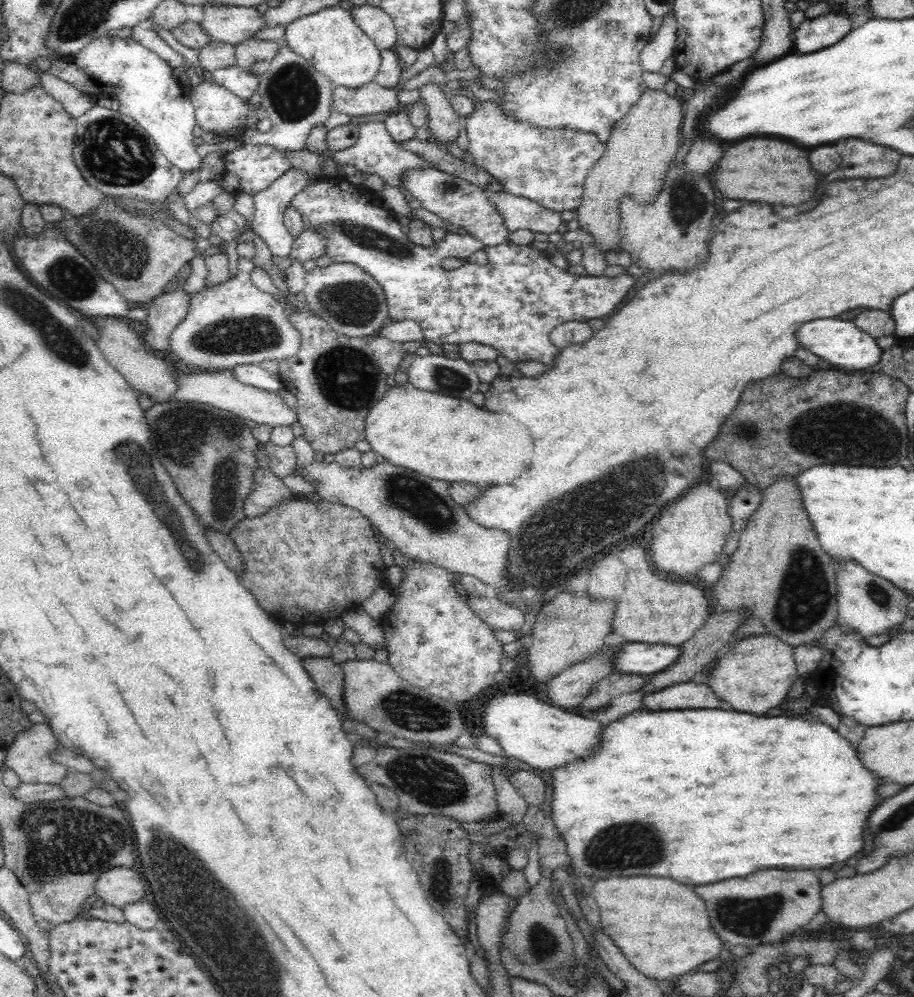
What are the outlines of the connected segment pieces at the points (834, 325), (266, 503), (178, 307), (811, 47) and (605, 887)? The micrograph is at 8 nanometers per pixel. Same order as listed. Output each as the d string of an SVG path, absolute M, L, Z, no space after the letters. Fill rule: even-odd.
M837 317L817 318L803 322L802 326L796 330L796 337L798 337L798 348L804 348L804 351L818 357L823 365L830 363L839 366L843 372L868 368L874 362L878 362L882 354L882 350L876 344L876 339L870 334L860 330L855 323Z
M258 466L254 470L254 486L243 502L243 511L246 516L254 518L294 496L284 485L282 479L276 478L269 468Z
M170 292L154 298L146 306L146 331L141 341L148 352L165 352L169 350L169 336L175 326L183 320L190 308L188 294Z
M830 12L804 20L796 29L793 52L808 54L838 42L855 25L845 14Z
M608 878L608 880L594 881L591 889L591 895L594 897L600 914L601 932L603 932L616 946L620 946L622 956L636 969L640 974L659 981L676 980L679 974L693 972L695 969L719 956L723 949L723 942L716 938L708 924L706 916L706 906L704 902L688 888L682 886L670 878ZM648 936L648 944L642 944L640 938Z

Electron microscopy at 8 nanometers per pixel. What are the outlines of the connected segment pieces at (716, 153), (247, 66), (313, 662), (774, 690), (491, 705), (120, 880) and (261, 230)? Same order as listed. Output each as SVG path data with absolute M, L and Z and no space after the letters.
M706 139L698 140L692 144L690 152L686 154L686 160L688 162L688 170L696 170L696 174L706 174L714 168L714 164L722 158L724 150L728 150L728 144L720 144L720 140Z
M246 39L235 45L236 65L247 72L264 75L282 46L281 41Z
M304 657L304 668L310 673L312 680L317 685L318 691L326 694L330 703L344 720L345 708L343 708L342 690L344 690L343 672L341 666L334 662L332 657Z
M757 635L737 641L710 672L709 687L719 700L730 702L734 710L764 714L780 706L798 678L792 646L771 635Z
M498 692L490 696L482 705L480 720L484 734L498 742L505 757L526 762L533 769L556 769L592 756L602 742L602 723L544 704L526 694Z
M114 867L95 880L97 904L106 903L123 909L144 896L142 878L131 867Z
M292 166L288 167L282 174L276 177L276 180L264 191L258 192L253 198L253 202L256 206L256 213L253 218L252 230L255 232L257 238L261 238L264 244L271 250L272 255L278 257L286 257L290 252L293 238L288 234L286 230L283 217L284 212L292 197L299 192L302 192L308 182L313 178L313 174L310 174L307 170L296 169Z

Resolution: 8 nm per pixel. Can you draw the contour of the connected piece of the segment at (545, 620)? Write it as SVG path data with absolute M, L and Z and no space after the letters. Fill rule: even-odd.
M558 594L548 606L540 610L532 635L526 642L528 670L532 680L548 684L574 663L596 655L604 644L604 638L612 632L612 616L615 612L613 600L592 600L589 596L576 600L572 594Z

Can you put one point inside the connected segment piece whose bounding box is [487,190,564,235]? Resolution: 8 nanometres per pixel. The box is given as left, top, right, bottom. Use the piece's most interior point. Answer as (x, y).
(519, 213)

